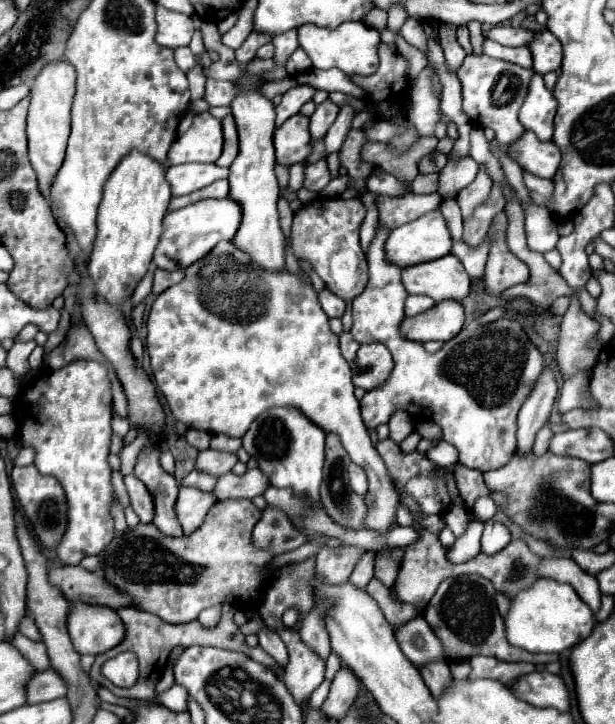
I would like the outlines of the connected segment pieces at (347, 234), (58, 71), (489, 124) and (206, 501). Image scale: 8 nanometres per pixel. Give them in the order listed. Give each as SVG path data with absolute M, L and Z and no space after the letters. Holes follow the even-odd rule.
M361 198L315 200L295 212L293 218L291 242L295 256L309 260L325 286L345 302L353 302L365 290L369 280L365 252L359 244L359 228L363 218L365 206L361 204Z
M49 62L41 74L37 74L31 86L31 106L27 116L27 136L29 136L29 160L37 172L41 192L47 192L57 170L61 168L61 160L65 156L67 134L71 128L71 104L75 96L75 70L69 62Z
M468 54L457 70L457 76L463 86L463 110L469 116L469 120L481 128L493 128L497 142L511 146L519 136L517 136L517 112L527 96L529 82L533 76L533 70L521 68L517 64L489 58L482 54ZM505 74L515 74L515 76L505 76Z
M179 488L179 498L175 502L175 514L181 524L183 536L189 536L203 524L205 514L215 504L211 492L201 492L197 488Z

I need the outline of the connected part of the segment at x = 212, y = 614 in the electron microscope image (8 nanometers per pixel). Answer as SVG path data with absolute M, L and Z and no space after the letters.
M213 606L213 608L203 610L203 612L199 614L197 620L199 620L205 628L213 628L213 626L217 626L217 622L219 622L219 606Z

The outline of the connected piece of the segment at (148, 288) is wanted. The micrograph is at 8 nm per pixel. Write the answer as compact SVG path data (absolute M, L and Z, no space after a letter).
M152 262L147 274L139 282L135 292L131 297L131 303L133 307L144 301L145 298L151 293L153 285L153 274L155 269L156 266Z

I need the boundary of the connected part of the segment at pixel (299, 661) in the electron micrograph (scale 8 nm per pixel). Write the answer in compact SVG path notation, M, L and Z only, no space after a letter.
M283 628L279 630L279 636L289 652L283 684L287 686L295 702L303 706L311 698L313 690L317 690L317 686L325 680L325 660L321 660L309 646L305 646L297 632Z

